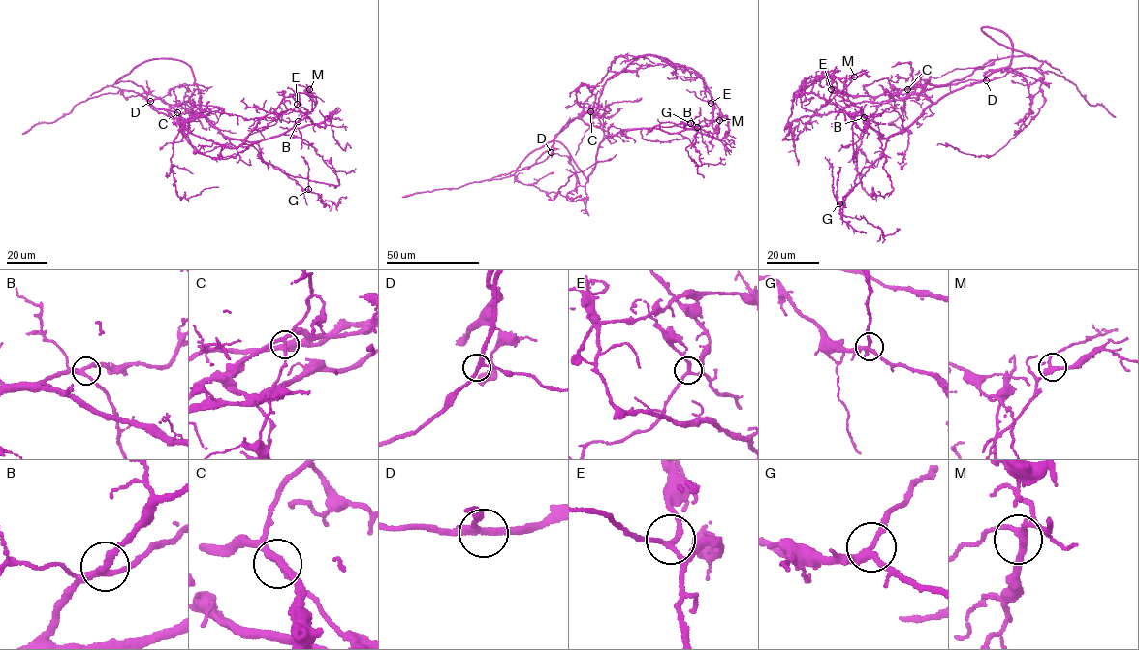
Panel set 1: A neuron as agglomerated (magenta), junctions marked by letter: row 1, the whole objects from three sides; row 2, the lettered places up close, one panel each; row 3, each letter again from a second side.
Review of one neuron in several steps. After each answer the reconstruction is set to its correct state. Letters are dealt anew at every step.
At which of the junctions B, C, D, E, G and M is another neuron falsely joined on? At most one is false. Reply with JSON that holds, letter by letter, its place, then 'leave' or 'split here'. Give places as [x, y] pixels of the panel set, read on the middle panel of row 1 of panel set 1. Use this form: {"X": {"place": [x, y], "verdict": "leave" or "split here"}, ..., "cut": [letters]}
{"B": {"place": [697, 127], "verdict": "leave"}, "C": {"place": [590, 111], "verdict": "split here"}, "D": {"place": [551, 152], "verdict": "leave"}, "E": {"place": [711, 103], "verdict": "leave"}, "G": {"place": [690, 123], "verdict": "leave"}, "M": {"place": [719, 120], "verdict": "leave"}, "cut": ["C"]}

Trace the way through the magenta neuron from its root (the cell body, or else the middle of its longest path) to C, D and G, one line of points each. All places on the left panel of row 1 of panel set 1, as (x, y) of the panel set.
C: (201, 111), (201, 95), (195, 82), (174, 87), (165, 96), (147, 103), (158, 111), (183, 119), (177, 112)
D: (201, 111), (201, 95), (195, 82), (174, 87), (165, 96), (150, 101)
G: (201, 111), (224, 136), (257, 143), (264, 161), (283, 170), (303, 188), (308, 189)

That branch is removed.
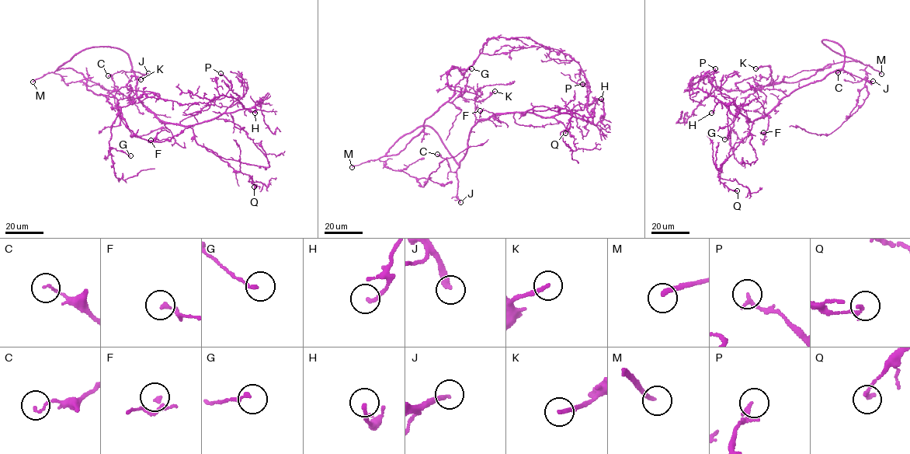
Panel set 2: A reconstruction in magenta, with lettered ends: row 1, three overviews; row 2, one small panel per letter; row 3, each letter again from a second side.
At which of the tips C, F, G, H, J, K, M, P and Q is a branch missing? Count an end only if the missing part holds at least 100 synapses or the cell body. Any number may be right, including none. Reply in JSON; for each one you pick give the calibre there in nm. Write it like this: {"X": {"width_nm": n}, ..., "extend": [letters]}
{"J": {"width_nm": 220}, "M": {"width_nm": 240}, "extend": ["J", "M"]}

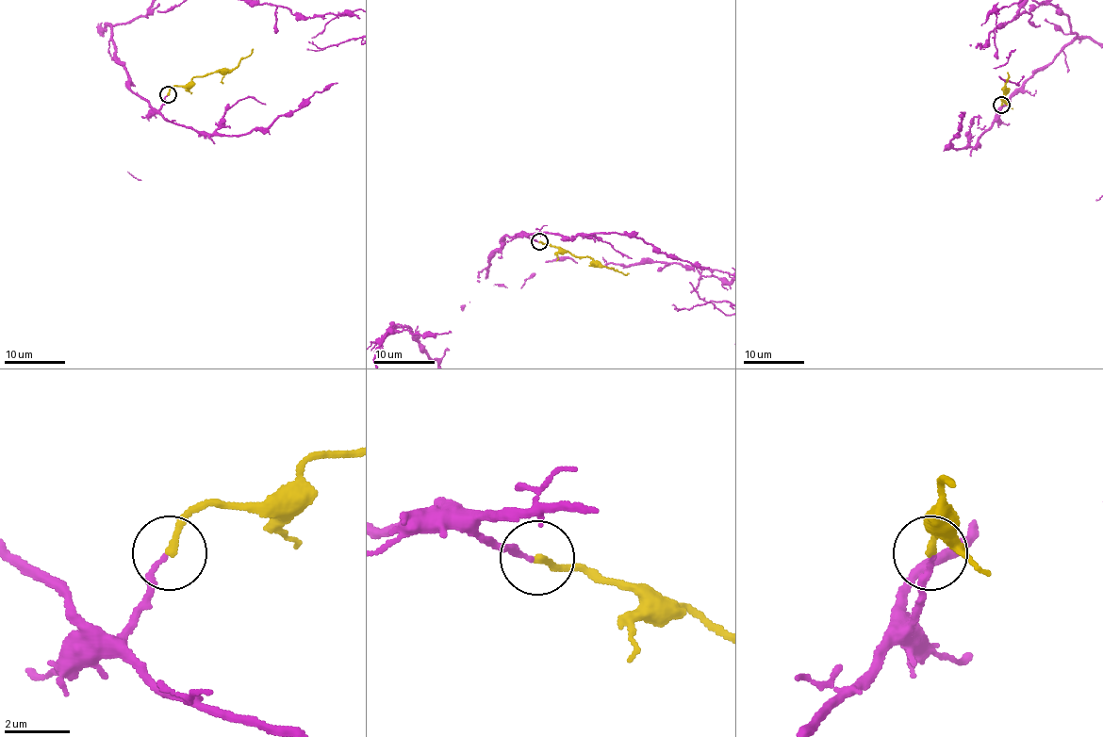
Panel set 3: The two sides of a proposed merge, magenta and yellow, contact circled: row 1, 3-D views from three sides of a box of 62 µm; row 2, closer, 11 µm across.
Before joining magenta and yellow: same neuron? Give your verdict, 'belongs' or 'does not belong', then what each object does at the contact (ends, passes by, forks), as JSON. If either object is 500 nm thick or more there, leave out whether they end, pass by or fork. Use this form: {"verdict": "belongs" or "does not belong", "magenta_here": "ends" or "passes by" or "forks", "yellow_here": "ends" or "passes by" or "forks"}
{"verdict": "belongs", "magenta_here": "ends", "yellow_here": "ends"}

